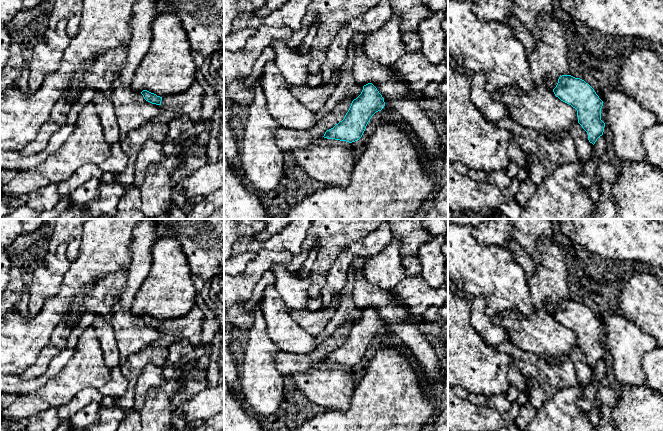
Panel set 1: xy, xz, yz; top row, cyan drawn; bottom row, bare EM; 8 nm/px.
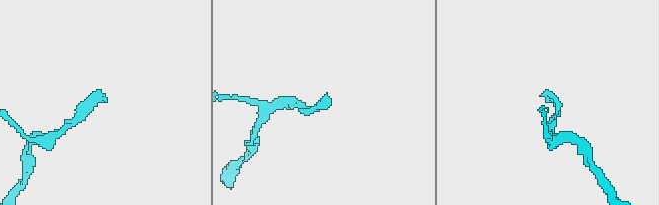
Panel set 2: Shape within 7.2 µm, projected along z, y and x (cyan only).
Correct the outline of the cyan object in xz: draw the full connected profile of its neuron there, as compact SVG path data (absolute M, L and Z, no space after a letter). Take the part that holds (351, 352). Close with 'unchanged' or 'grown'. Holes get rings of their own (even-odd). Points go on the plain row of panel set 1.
M372 307L364 309L361 318L352 325L344 343L327 354L323 361L349 367L359 364L372 340L384 330L384 322L377 312Z; unchanged

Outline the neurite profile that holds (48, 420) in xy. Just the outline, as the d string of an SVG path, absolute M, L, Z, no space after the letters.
M52 408L19 420L7 420L0 416L0 431L55 431L59 423L57 408Z

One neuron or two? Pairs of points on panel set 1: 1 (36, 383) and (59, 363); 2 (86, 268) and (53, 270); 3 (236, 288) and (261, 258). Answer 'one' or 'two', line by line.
1: one
2: two
3: one

